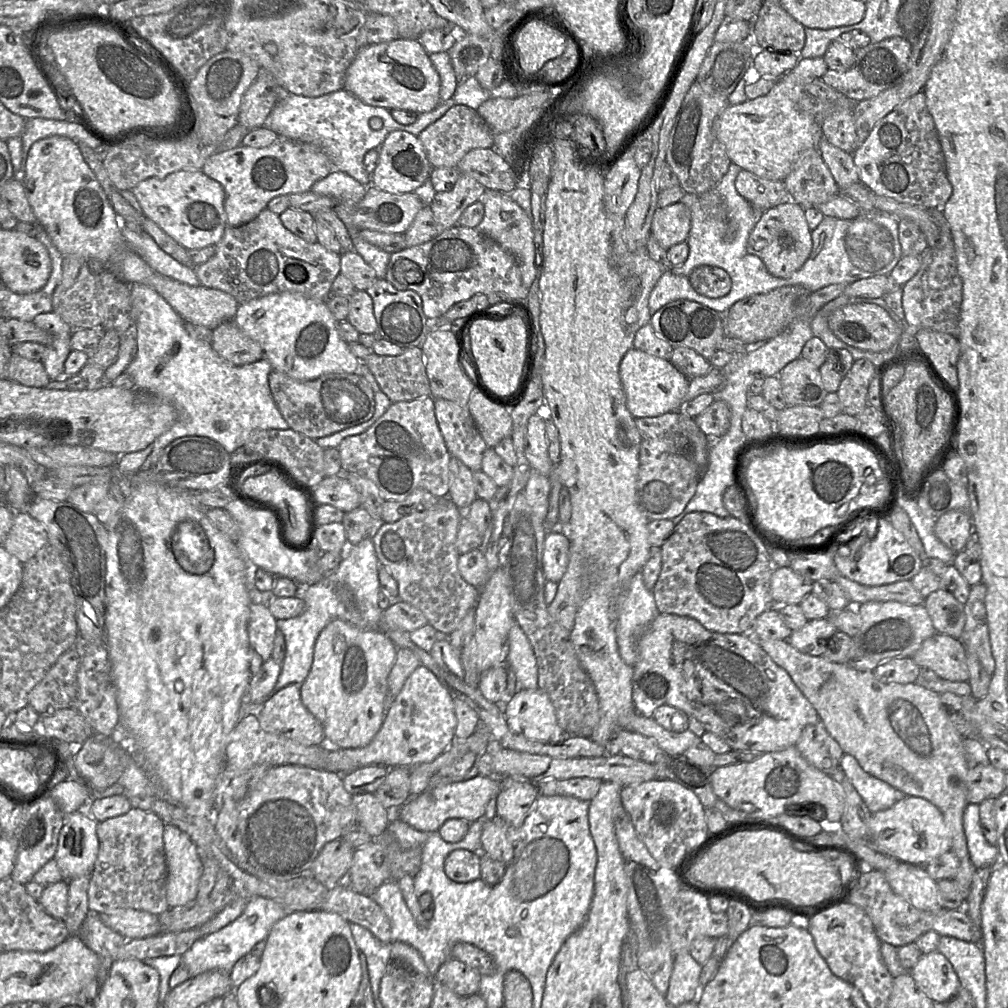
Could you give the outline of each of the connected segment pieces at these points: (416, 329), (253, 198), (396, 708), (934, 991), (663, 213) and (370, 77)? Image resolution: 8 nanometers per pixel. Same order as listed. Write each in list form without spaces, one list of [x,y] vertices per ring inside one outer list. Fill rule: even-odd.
[[[376,279],[366,292],[373,301],[373,313],[377,323],[376,332],[380,339],[395,344],[402,349],[421,348],[427,334],[430,331],[430,320],[422,309],[422,300],[412,290],[397,290],[385,279]]]
[[[280,138],[265,148],[239,145],[231,150],[216,152],[206,160],[201,170],[223,186],[227,226],[238,227],[256,218],[276,196],[311,191],[315,182],[334,171],[334,165],[314,145]]]
[[[418,666],[406,679],[372,741],[365,747],[341,749],[352,760],[352,769],[370,765],[413,768],[429,763],[454,741],[456,715],[453,695],[427,667]]]
[[[938,951],[922,954],[909,974],[934,1003],[951,1000],[962,987],[953,966]]]
[[[681,201],[657,208],[651,222],[650,233],[659,245],[668,250],[687,240],[691,228],[691,211]]]
[[[396,39],[362,47],[346,71],[344,89],[365,104],[387,110],[402,109],[422,114],[435,109],[441,103],[439,76],[431,63],[429,54],[418,39]]]

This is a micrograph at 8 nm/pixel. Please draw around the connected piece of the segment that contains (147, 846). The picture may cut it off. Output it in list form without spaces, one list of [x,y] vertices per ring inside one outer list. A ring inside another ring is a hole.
[[[133,808],[125,814],[97,823],[99,851],[90,875],[88,910],[99,914],[113,914],[127,909],[160,915],[169,909],[166,902],[167,865],[163,847],[165,823],[154,813]]]

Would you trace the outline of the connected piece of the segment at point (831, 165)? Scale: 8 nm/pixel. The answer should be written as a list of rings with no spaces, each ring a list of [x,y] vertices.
[[[826,139],[820,142],[818,150],[840,189],[860,181],[853,154],[831,145]]]

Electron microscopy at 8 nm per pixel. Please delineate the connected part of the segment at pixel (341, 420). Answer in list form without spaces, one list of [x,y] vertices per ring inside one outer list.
[[[272,369],[268,382],[274,402],[290,429],[313,440],[364,423],[374,413],[373,390],[358,373],[328,373],[314,380],[297,381]]]

